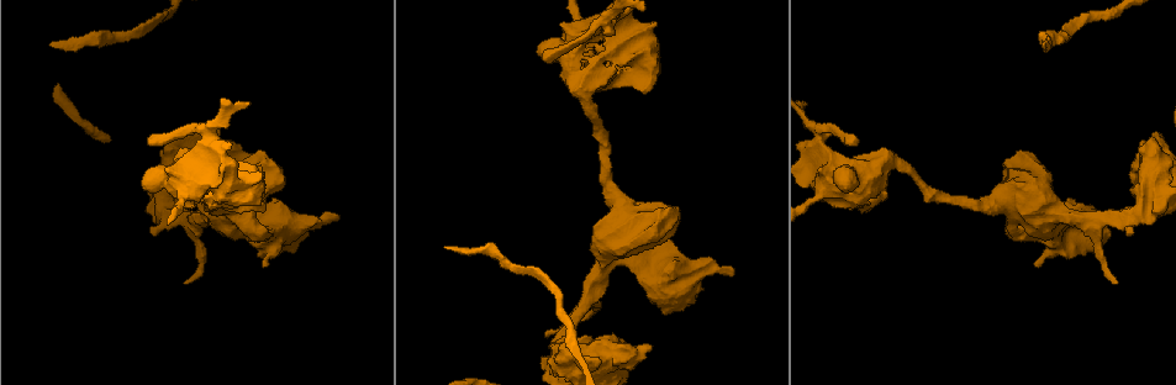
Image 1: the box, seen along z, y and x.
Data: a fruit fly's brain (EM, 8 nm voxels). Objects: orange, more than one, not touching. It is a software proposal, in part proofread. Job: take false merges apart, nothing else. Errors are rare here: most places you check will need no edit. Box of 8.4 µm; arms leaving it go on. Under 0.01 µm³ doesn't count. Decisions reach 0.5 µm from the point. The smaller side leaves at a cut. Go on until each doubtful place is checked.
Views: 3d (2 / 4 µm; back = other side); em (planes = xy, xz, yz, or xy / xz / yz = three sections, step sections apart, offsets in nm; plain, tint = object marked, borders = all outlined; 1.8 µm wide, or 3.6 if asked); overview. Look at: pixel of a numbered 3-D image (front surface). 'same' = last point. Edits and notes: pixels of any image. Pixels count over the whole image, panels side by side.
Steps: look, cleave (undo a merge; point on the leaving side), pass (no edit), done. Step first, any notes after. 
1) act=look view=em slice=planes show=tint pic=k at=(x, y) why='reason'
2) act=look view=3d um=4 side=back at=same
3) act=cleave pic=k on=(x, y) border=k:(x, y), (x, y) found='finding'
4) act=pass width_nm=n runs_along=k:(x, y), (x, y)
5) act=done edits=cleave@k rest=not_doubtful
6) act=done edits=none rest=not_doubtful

act=look view=em slice=planes show=tint pic=1 at=(665, 260) why='sharp bend'

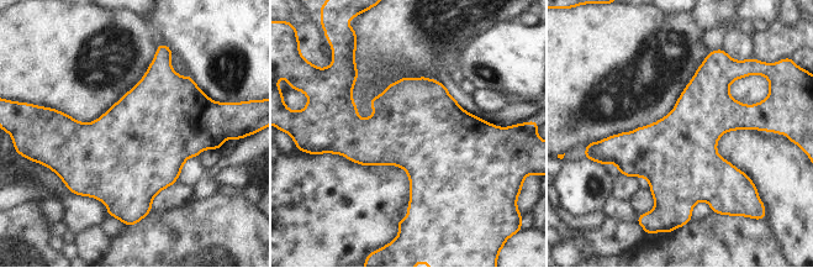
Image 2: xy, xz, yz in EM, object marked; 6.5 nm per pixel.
act=pass found='one neuron here'

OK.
act=look view=3d um=2 side=back pic=1 at=(886, 164) why='narrows sharply'

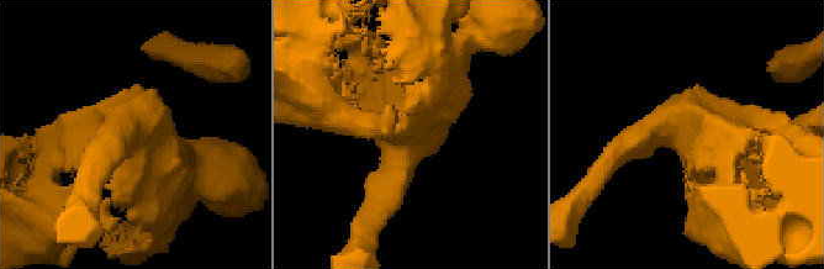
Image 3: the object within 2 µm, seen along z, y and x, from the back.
act=look view=em slice=planes show=tint pic=3 at=(146, 127) why='now the EM'

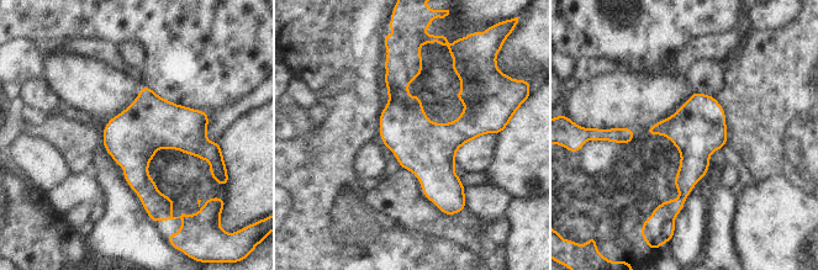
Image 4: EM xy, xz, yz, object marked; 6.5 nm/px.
act=pass width_nm=360 runs_along=4:(406, 61), (404, 127), (438, 204) found='all the same neuron'

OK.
act=look view=em slice=planes show=plain pic=1 at=(209, 130) why='sudden change in width'

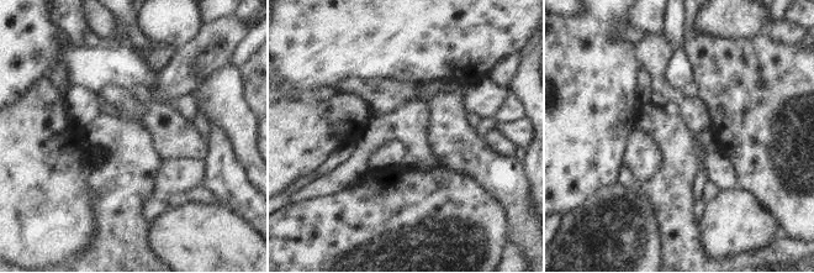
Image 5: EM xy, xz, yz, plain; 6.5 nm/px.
act=look view=em slice=planes show=borders at=same why='see the neighbours'

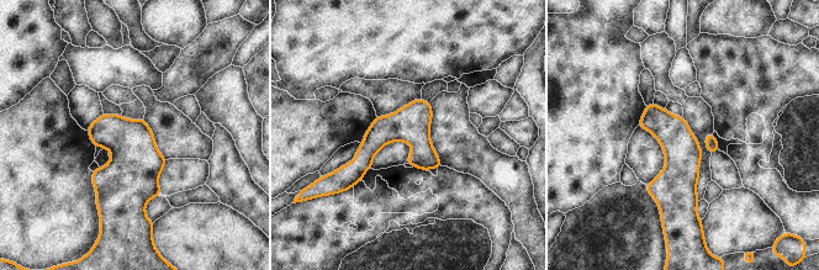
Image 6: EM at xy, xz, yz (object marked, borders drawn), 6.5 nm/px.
act=pass runs_along=6:(427, 106), (345, 173) found='continuous, no second neuron'

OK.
act=look view=em slice=planes show=plain pic=1 at=(826, 188) why='sudden change in width'

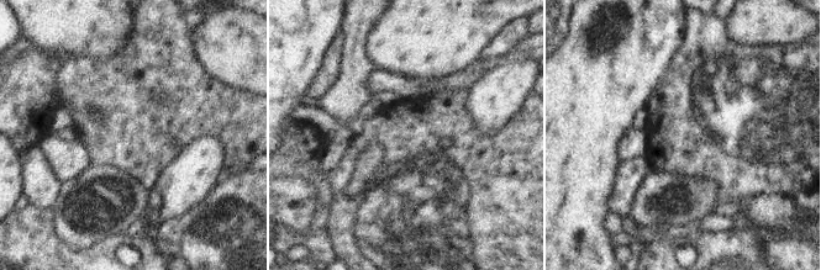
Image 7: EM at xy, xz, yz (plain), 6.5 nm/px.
act=look view=em slice=planes show=tint at=same why='where the object lies'

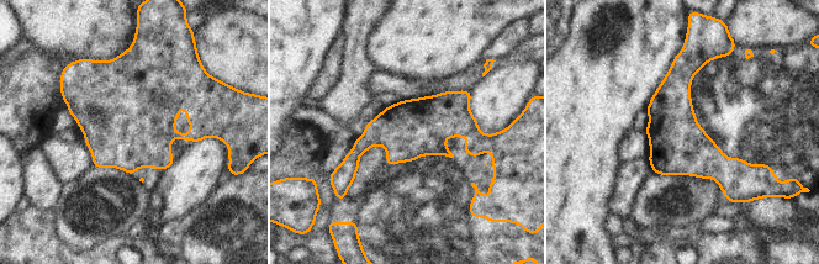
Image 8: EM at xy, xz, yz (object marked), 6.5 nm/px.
act=pass found='continuous, no second neuron'

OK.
act=look view=3d um=4 pic=1 at=(616, 39) why='calibre changes'

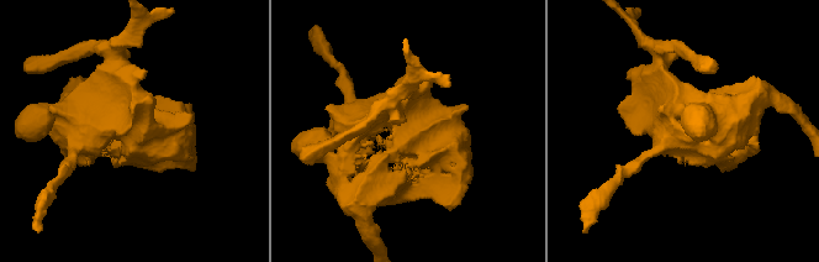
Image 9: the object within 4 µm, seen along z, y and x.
act=look view=em slice=xy step=4 show=borders pic=9 at=(137, 127)

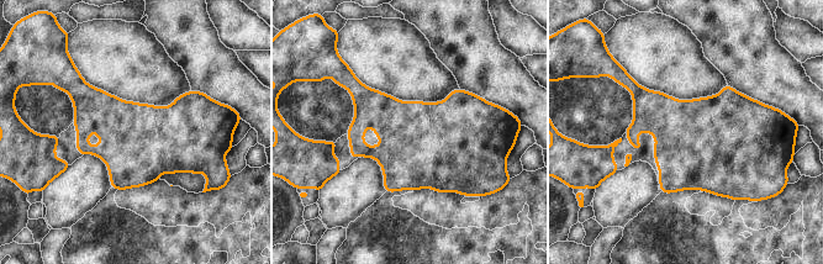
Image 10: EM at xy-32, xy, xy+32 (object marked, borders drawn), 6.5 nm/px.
act=pass found='continuous, no second neuron'

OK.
act=done edits=none rest=not_doubtful

